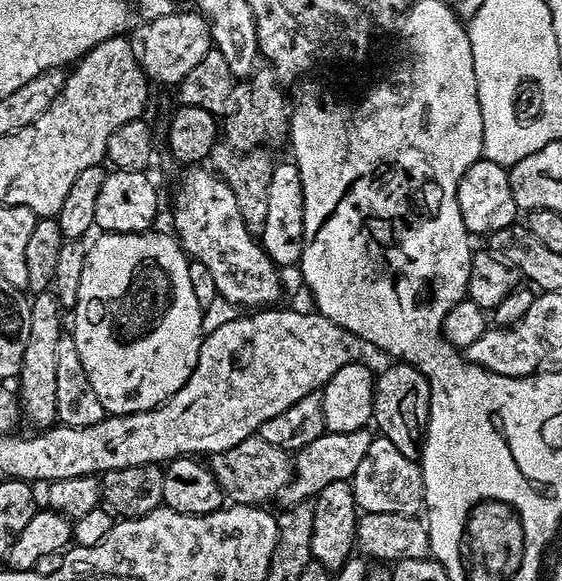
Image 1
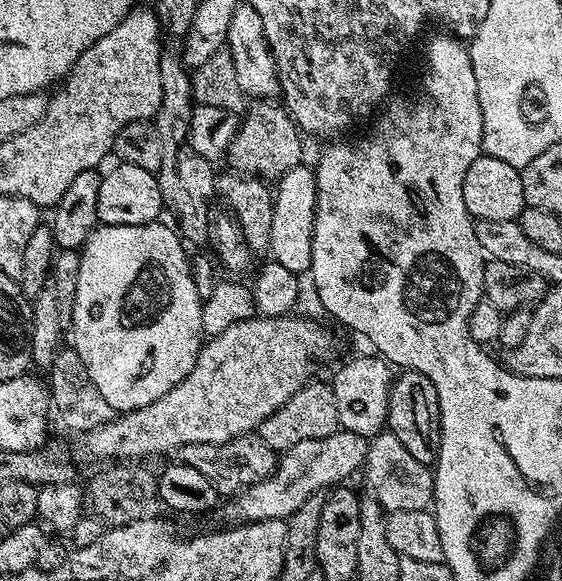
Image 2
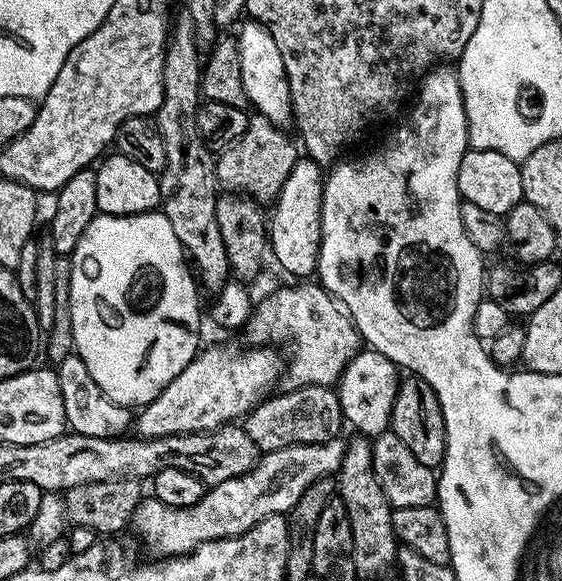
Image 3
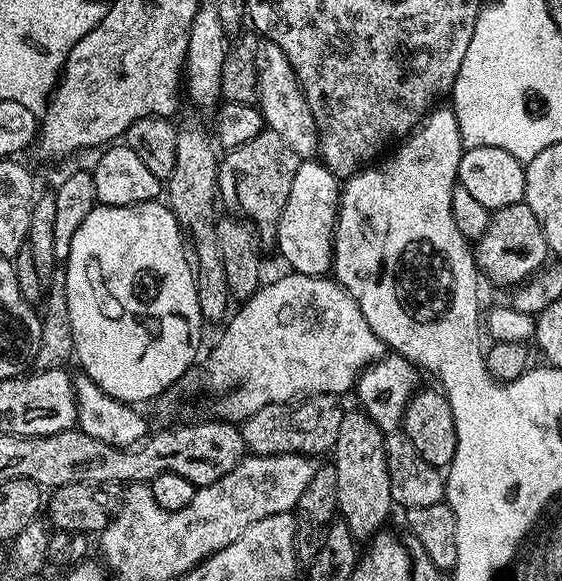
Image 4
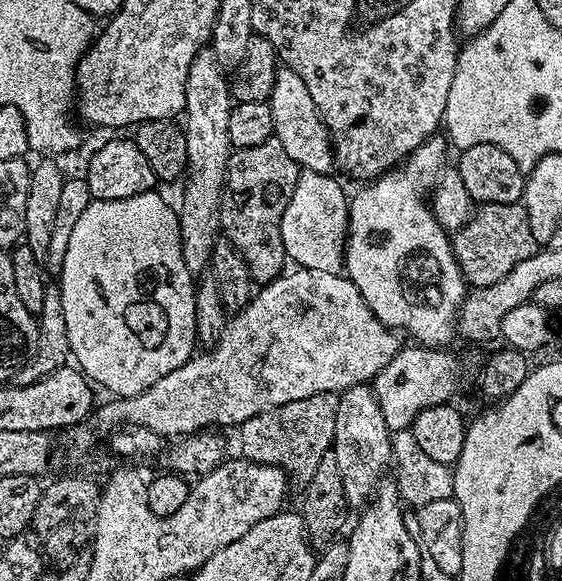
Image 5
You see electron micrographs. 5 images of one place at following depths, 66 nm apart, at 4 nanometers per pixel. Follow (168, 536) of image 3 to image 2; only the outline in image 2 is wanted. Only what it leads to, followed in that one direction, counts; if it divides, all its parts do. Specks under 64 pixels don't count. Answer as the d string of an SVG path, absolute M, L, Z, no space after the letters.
M337 430L334 434L330 434L330 438L310 438L310 442L298 442L298 446L290 446L290 450L279 453L276 468L271 476L262 478L262 482L258 482L254 486L242 489L239 494L231 497L225 503L228 504L224 508L225 514L232 519L229 521L242 524L253 524L263 520L287 521L288 516L294 514L294 510L298 510L298 506L302 506L302 502L306 502L306 498L323 493L329 488L347 481L344 479L354 475L355 472L357 475L364 466L368 441L369 437Z

